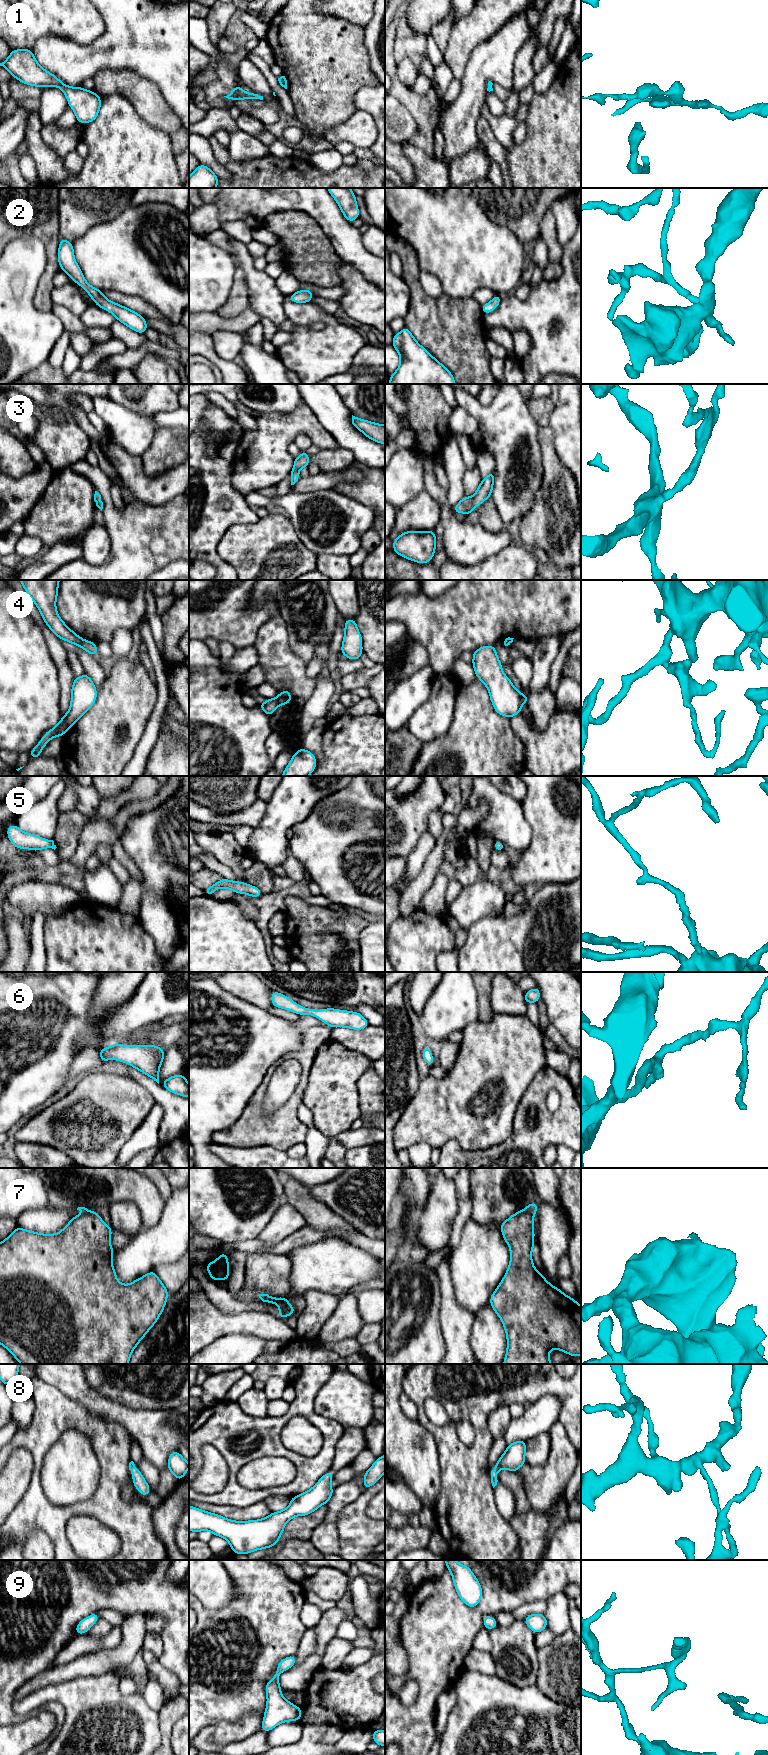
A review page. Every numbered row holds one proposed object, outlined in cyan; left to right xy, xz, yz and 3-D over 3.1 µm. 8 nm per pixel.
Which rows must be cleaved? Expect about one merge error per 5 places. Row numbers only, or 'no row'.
4, 7

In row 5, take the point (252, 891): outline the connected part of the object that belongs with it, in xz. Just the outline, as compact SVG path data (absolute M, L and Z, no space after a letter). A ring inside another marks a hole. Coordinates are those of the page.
M223 877L220 881L205 889L204 894L211 896L219 888L227 888L235 893L247 894L250 897L261 897L263 895L263 892L255 886L249 885L246 882L231 881Z

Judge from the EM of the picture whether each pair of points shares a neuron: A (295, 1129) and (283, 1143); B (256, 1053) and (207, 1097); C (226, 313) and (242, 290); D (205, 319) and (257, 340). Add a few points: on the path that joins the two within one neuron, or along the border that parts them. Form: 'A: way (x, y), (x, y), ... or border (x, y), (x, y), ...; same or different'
A: way (292, 1132), (284, 1140); same
B: way (244, 1060), (219, 1085); same
C: way (232, 307), (239, 300), (239, 296); same
D: border (259, 321), (247, 331); different

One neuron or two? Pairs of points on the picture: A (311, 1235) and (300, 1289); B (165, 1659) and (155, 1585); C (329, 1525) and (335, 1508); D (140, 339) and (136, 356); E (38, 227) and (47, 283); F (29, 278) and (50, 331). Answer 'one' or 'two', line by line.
A: two
B: one
C: one
D: two
E: one
F: one

